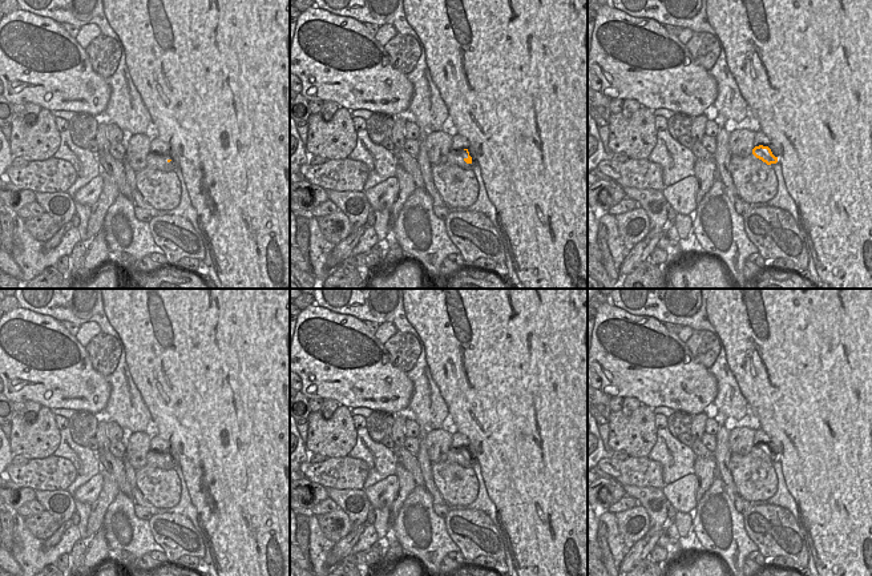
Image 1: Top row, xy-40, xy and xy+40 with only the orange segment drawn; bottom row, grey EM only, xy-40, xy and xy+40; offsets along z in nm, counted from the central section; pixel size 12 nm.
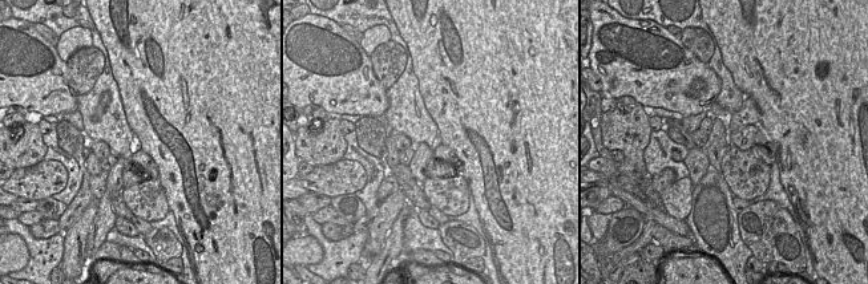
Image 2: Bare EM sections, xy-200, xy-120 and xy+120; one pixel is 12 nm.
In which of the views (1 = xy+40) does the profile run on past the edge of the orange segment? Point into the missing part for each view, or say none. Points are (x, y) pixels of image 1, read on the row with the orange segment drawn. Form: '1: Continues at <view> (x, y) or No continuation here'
1: No continuation here

